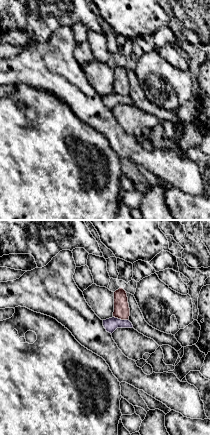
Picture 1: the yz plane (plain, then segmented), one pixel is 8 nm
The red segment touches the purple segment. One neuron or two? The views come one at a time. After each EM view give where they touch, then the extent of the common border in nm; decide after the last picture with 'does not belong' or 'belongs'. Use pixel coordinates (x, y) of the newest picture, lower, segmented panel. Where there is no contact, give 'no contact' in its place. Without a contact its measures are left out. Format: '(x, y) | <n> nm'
(121, 319) | 130 nm

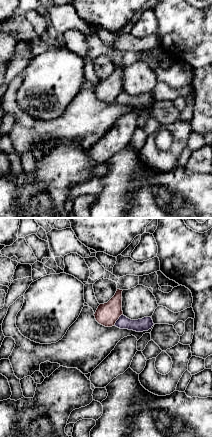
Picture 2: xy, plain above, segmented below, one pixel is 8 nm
(117, 319) | 120 nm

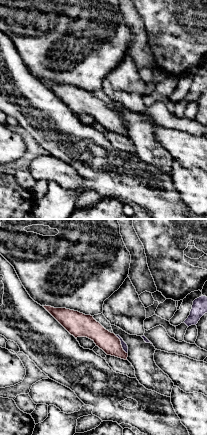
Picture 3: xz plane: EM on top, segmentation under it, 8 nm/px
(120, 344) | 180 nm

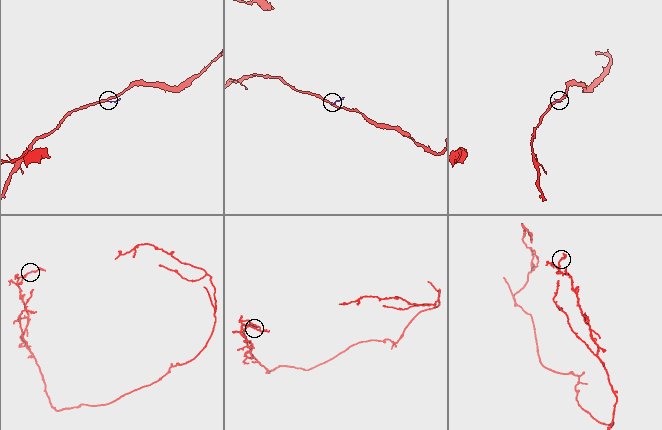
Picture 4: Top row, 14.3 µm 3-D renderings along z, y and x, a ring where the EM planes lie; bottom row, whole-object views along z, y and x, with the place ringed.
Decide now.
does not belong

